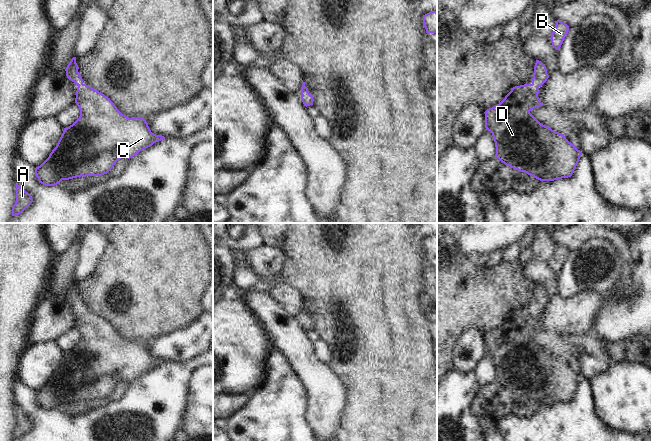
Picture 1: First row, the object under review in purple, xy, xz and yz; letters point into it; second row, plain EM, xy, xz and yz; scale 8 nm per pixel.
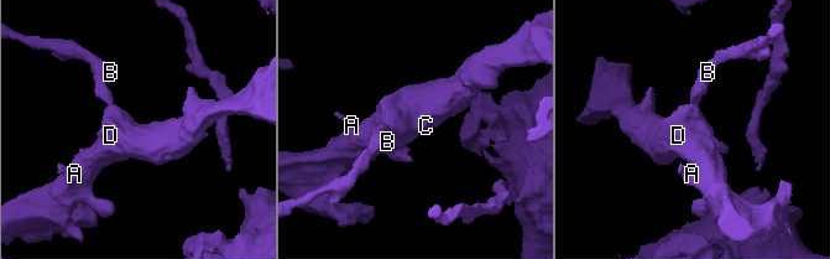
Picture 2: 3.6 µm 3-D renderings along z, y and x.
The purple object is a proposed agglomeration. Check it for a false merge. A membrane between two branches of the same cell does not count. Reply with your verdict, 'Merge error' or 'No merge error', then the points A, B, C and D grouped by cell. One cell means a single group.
No merge error. Groups: A B C D

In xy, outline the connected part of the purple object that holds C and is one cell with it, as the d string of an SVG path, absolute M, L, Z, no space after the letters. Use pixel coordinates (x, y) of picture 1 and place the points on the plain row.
M73 281L65 295L69 304L78 311L75 327L80 333L79 342L64 355L49 381L35 392L35 400L45 410L55 410L62 404L77 401L102 400L107 398L121 382L132 382L140 375L165 363L151 356L142 341L129 342L122 338L114 327L92 311L83 307L78 296L76 281Z

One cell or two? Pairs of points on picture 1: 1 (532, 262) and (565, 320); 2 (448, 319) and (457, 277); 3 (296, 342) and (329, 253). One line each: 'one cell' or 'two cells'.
1: two cells
2: one cell
3: two cells

